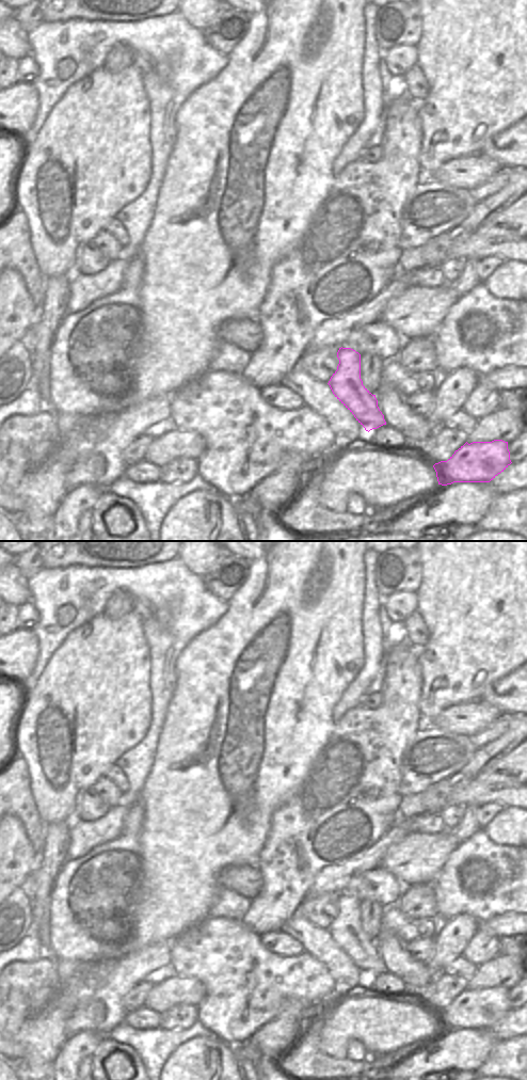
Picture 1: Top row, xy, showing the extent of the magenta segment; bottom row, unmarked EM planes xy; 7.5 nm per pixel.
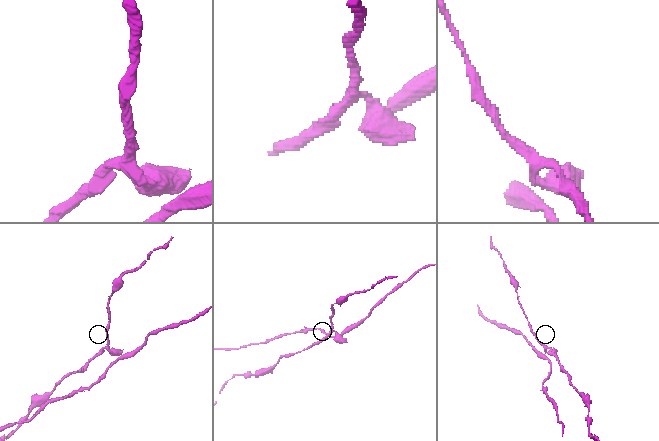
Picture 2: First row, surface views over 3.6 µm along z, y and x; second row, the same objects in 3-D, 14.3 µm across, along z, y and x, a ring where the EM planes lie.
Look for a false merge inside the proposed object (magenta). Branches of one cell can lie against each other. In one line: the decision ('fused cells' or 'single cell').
single cell

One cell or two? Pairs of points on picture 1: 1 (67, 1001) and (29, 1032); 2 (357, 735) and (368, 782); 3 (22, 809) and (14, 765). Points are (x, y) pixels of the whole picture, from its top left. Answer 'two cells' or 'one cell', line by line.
1: one cell
2: one cell
3: one cell

